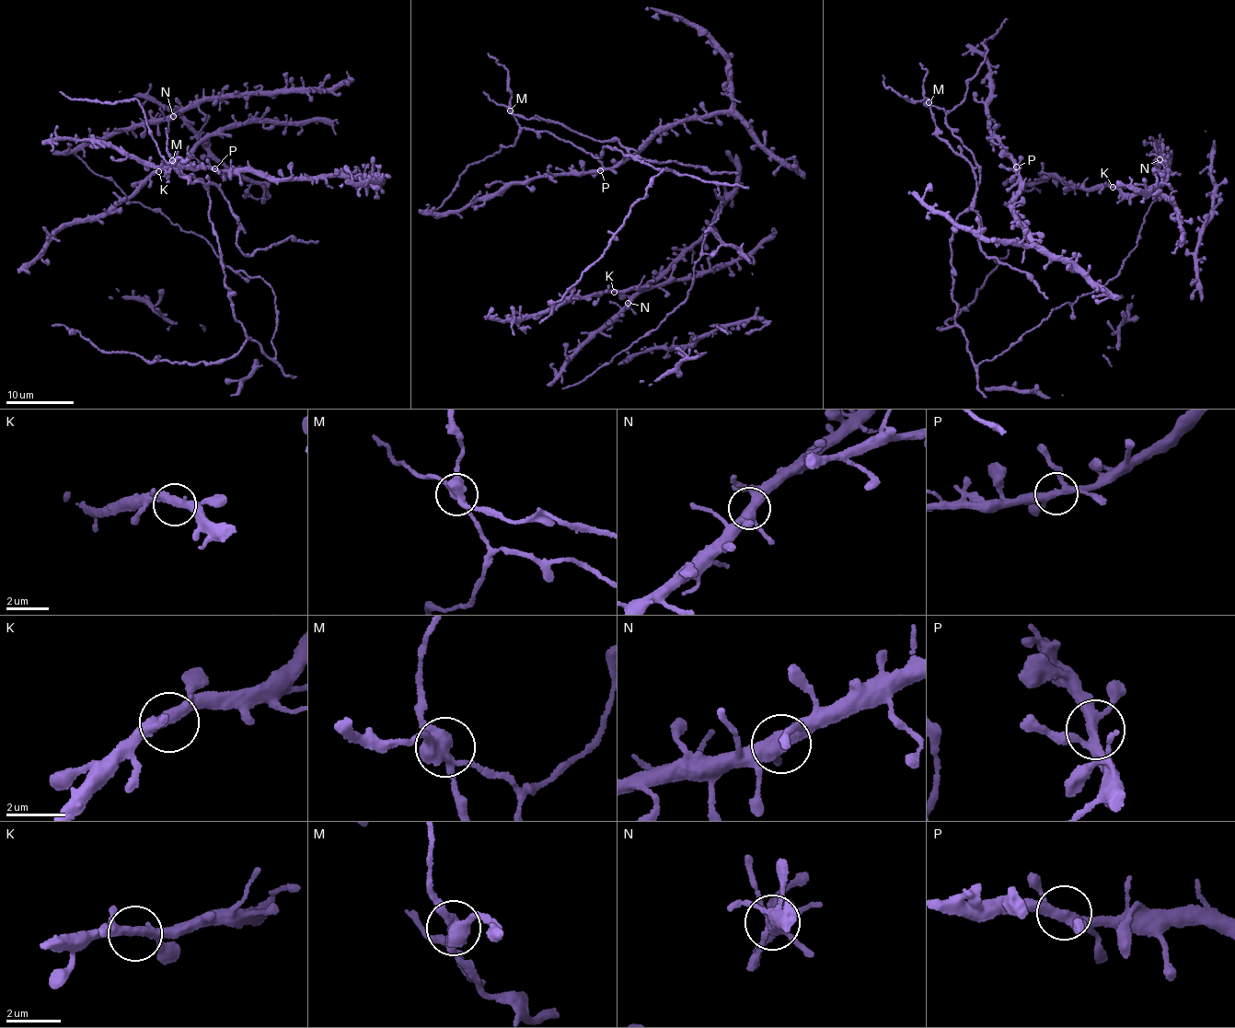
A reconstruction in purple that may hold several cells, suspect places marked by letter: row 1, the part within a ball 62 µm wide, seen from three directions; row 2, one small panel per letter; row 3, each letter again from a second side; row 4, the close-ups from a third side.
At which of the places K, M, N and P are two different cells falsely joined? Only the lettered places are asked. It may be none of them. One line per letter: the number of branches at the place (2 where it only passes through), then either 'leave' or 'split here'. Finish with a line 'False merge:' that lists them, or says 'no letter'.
K: 3 branches meet; leave
M: 4 branches meet; split here
N: 4 branches meet; leave
P: 4 branches meet; leave
False merge: M

